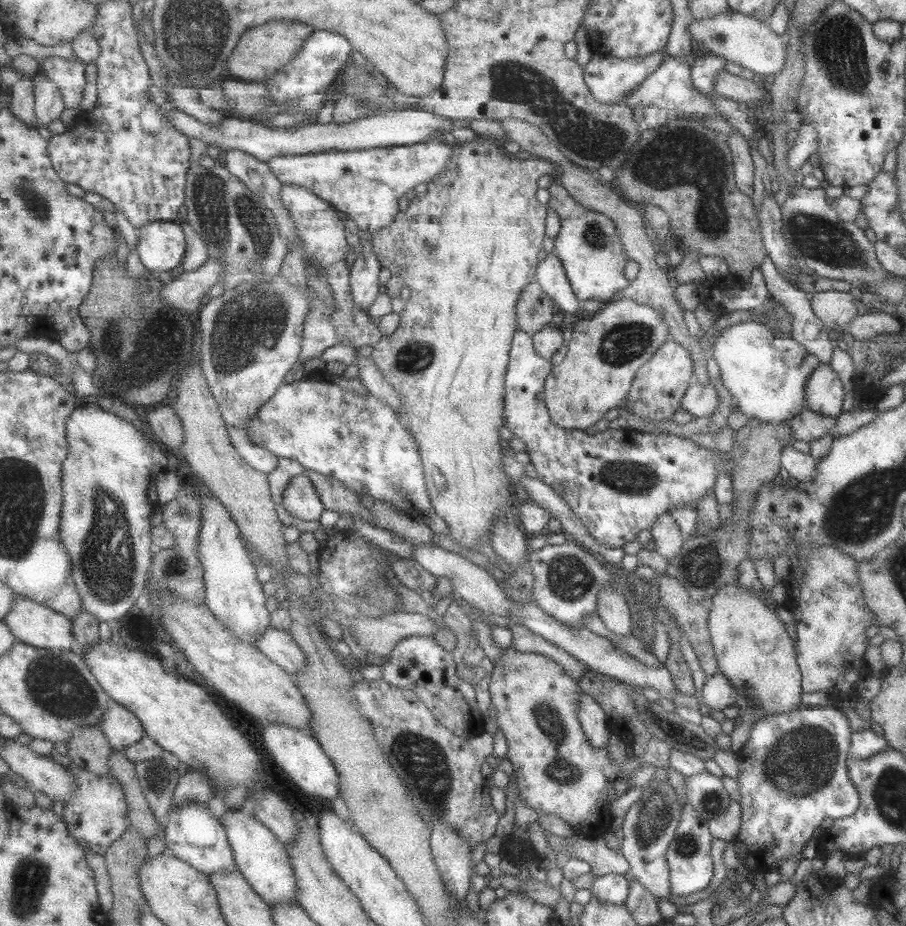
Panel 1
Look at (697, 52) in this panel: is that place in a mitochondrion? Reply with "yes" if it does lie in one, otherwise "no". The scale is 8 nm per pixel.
no

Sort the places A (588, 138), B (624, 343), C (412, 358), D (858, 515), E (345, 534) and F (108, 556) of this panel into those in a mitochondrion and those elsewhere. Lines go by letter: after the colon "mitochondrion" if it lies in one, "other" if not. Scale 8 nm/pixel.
A: mitochondrion
B: mitochondrion
C: mitochondrion
D: mitochondrion
E: other
F: mitochondrion

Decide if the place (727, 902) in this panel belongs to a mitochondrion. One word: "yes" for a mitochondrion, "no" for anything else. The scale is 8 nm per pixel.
yes

